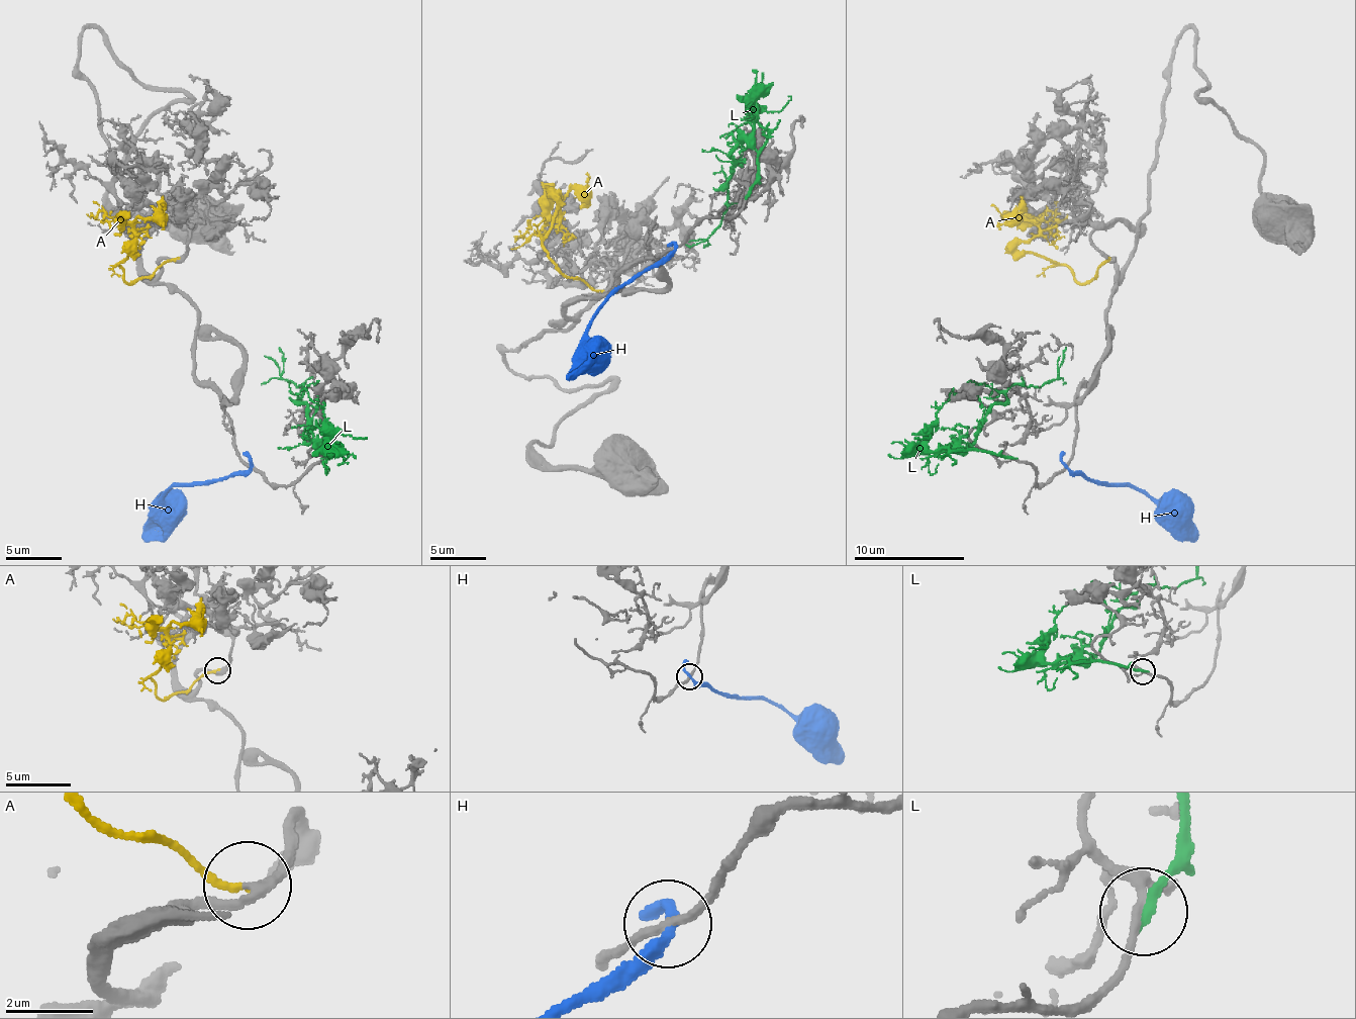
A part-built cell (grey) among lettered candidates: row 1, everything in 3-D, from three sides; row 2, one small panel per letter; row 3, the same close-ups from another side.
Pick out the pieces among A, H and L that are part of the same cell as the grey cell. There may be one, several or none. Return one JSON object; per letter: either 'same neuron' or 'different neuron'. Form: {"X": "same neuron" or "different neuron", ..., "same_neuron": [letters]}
{"A": "same neuron", "H": "different neuron", "L": "different neuron", "same_neuron": ["A"]}

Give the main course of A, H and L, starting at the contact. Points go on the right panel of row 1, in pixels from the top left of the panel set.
A: (1109, 259), (1081, 284), (1065, 265), (1018, 248), (1040, 232), (1006, 217), (1024, 195)
H: (1065, 467), (1092, 481), (1129, 484), (1151, 497), (1165, 500), (1198, 539)
L: (1012, 459), (990, 451), (965, 448), (973, 440), (995, 397), (1014, 384), (1040, 386), (1057, 375), (1065, 348)

